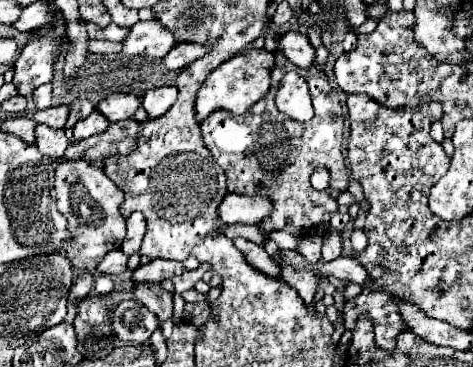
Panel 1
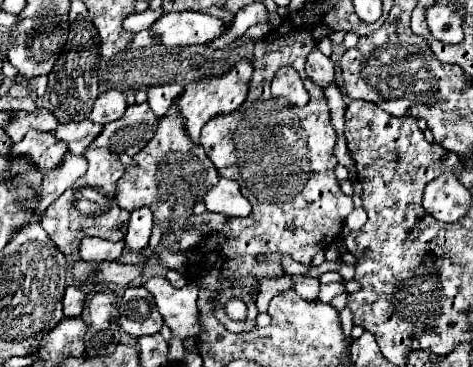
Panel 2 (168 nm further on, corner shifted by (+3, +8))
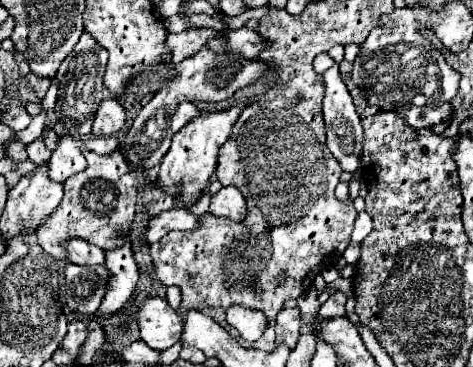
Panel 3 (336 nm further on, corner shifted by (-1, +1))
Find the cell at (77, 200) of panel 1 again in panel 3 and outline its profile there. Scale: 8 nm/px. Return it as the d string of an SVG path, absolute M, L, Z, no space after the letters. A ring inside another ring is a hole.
M85 151L85 159L87 159L87 169L65 181L65 197L61 205L47 219L47 223L43 223L37 229L39 245L49 255L61 261L67 259L63 243L75 237L95 243L105 251L123 247L135 215L135 205L137 205L135 193L139 189L139 179L137 173L131 169L131 165L125 161L125 157L119 151L113 151L109 155L97 155Z

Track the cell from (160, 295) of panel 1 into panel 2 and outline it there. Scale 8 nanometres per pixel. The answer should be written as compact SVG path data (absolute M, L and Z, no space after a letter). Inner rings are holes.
M151 278L145 288L155 296L157 308L165 320L165 324L171 328L171 332L179 340L195 338L203 332L199 324L199 308L197 308L197 296L199 296L199 284L189 282L183 288L173 288L165 278Z

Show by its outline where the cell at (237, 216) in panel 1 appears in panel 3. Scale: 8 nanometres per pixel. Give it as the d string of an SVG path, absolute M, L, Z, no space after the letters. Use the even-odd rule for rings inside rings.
M221 187L213 197L211 197L211 207L209 213L215 217L227 217L231 221L241 221L247 217L247 205L237 187Z

